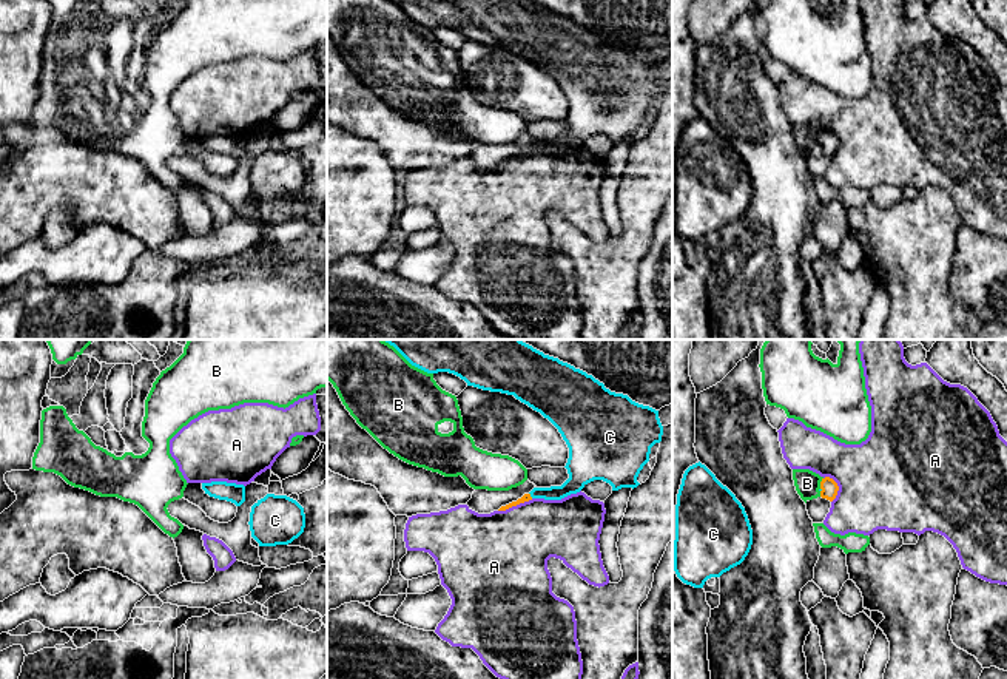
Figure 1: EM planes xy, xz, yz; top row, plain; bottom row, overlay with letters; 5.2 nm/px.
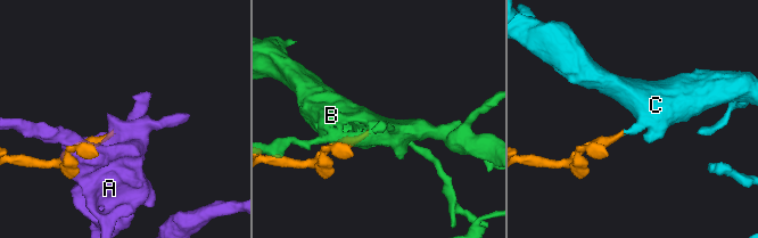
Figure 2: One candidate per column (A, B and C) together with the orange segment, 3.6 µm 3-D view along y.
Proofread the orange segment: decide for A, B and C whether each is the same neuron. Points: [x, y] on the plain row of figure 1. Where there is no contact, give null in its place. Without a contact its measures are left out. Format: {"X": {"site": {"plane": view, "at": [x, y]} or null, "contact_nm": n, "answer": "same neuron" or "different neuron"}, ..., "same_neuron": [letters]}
{"A": {"site": {"plane": "xz", "at": [515, 159]}, "contact_nm": 200, "answer": "different neuron"}, "B": {"site": {"plane": "yz", "at": [821, 138]}, "contact_nm": 70, "answer": "different neuron"}, "C": {"site": {"plane": "xz", "at": [529, 150]}, "contact_nm": 40, "answer": "same neuron"}, "same_neuron": ["C"]}

